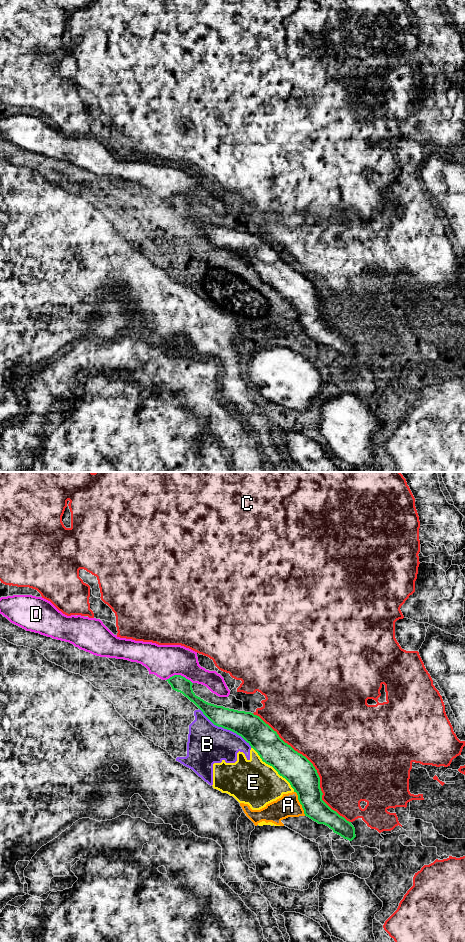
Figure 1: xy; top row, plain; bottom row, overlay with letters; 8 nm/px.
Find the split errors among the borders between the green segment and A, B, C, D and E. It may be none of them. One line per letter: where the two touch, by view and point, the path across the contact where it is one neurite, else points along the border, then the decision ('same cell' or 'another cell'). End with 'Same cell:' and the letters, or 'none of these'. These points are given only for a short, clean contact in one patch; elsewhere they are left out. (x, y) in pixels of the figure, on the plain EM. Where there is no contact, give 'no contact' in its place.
A: meets green in xy at (300, 323); border along xy (294, 311), (305, 335); another cell
B: meets green in xy at (225, 248); another cell
C: meets green in xy at (312, 285); another cell
D: meets green in xy at (179, 195); another cell
E: meets green in xy at (273, 287); another cell
Same cell: none of these

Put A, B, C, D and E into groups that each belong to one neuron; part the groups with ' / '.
A B E / C / D

